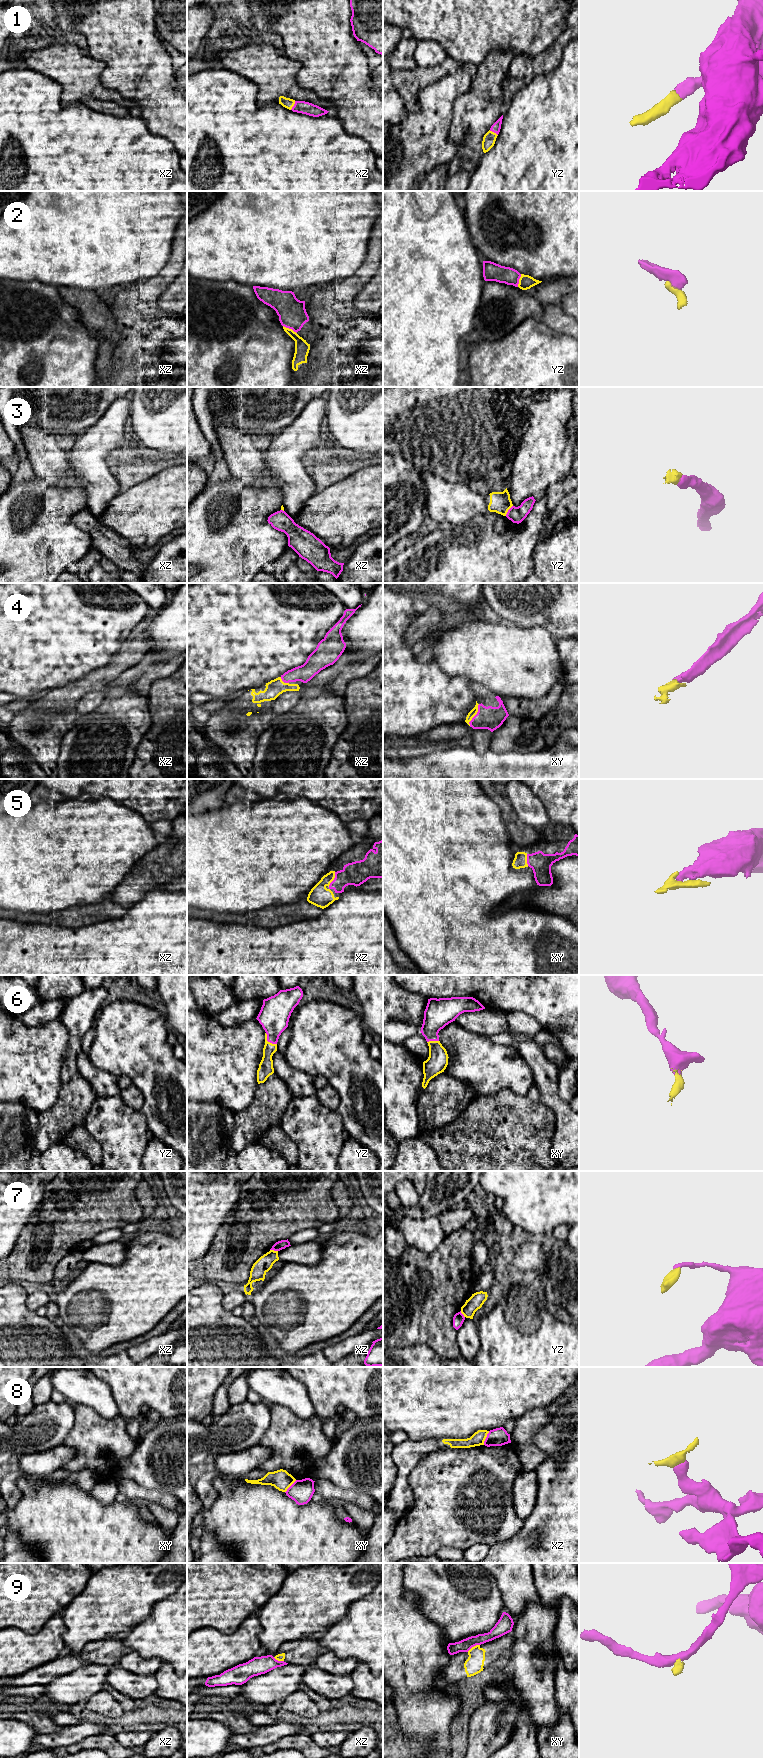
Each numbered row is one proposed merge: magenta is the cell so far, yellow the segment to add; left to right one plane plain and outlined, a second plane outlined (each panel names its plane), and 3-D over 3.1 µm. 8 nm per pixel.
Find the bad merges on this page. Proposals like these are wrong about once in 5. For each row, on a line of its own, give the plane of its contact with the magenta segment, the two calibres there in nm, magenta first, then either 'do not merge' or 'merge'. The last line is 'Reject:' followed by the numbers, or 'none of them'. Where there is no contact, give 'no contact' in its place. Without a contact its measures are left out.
1: meets magenta in xz; 100 nm thick on the magenta side, 90 nm on the other; merge
2: meets magenta in xz; 220 nm thick on the magenta side, 120 nm on the other; merge
3: meets magenta in yz; 130 nm thick on the magenta side, 170 nm on the other; merge
4: meets magenta in xy; 190 nm thick on the magenta side, 60 nm on the other; merge
5: meets magenta in xz; 190 nm thick on the magenta side, 170 nm on the other; merge
6: meets magenta in yz; 240 nm thick on the magenta side, 120 nm on the other; merge
7: meets magenta in xz; 70 nm thick on the magenta side, 130 nm on the other; do not merge
8: meets magenta in xz; 140 nm thick on the magenta side, 110 nm on the other; do not merge
9: meets magenta in xy; 100 nm thick on the magenta side, 150 nm on the other; do not merge
Reject: 7, 8, 9

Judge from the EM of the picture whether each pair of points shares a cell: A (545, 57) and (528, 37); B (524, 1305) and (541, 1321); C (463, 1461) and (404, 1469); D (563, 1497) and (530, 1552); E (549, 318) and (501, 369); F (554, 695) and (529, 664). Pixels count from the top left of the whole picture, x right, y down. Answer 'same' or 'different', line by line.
A: different
B: same
C: different
D: same
E: different
F: different

